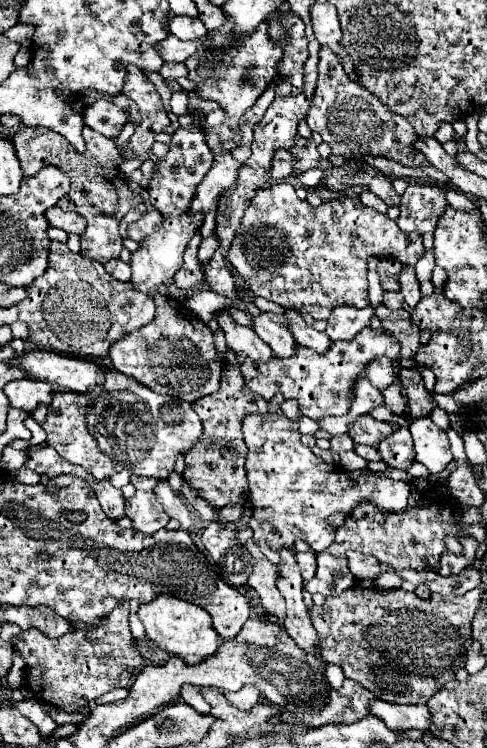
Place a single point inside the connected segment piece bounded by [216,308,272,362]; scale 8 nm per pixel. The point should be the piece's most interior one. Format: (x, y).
(240, 338)

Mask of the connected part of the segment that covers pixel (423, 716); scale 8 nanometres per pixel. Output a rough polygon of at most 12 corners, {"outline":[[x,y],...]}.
{"outline":[[372,700],[368,712],[390,730],[422,730],[432,724],[428,706],[396,706]]}

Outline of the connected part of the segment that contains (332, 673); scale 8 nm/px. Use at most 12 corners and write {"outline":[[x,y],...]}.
{"outline":[[328,664],[325,676],[331,689],[339,689],[345,680],[337,664]]}

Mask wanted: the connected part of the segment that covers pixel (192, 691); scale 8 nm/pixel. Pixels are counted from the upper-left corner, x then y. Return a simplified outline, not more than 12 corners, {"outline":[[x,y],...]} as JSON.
{"outline":[[186,684],[180,698],[200,714],[210,714],[200,688]]}

